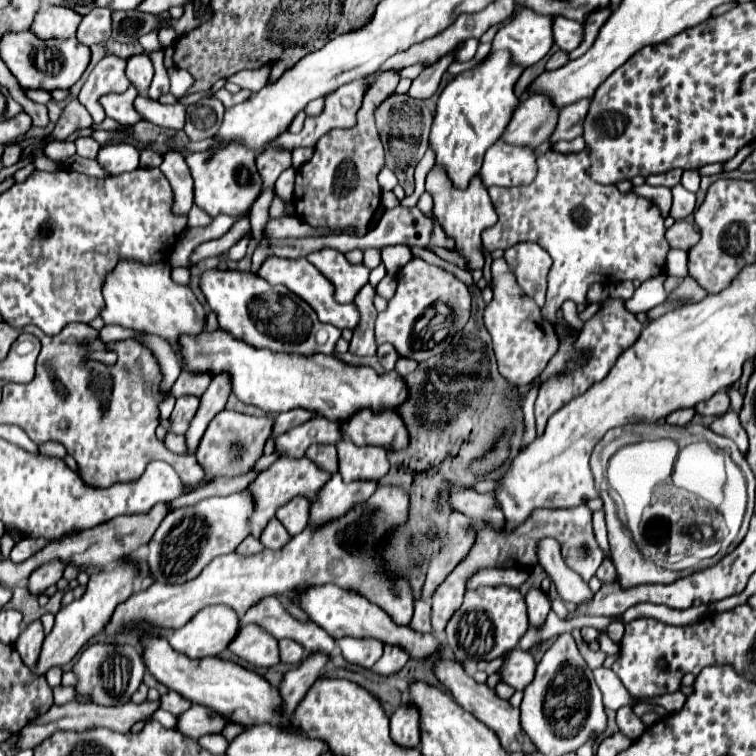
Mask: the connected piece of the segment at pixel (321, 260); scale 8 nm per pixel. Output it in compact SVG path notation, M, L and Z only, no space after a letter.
M320 249L310 253L306 259L334 285L334 299L338 303L352 303L358 289L368 283L370 269L348 263L336 249Z

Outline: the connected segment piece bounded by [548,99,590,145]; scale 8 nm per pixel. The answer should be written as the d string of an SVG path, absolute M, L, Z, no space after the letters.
M580 99L568 107L564 107L558 115L558 125L554 127L554 133L550 135L548 143L554 145L558 141L572 141L578 135L582 135L582 121L588 113L590 99Z

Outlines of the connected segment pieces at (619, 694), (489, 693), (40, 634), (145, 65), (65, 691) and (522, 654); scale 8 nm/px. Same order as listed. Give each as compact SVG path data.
M598 667L594 669L594 679L604 695L604 707L606 709L620 709L624 705L632 705L630 693L626 691L626 687L622 685L622 681L614 675L612 669L606 667Z
M438 661L436 667L434 667L434 673L436 673L438 681L452 693L452 697L456 699L456 703L460 707L464 707L466 711L470 711L478 721L482 721L486 727L490 727L498 735L502 747L508 753L514 753L514 751L524 751L524 753L538 751L538 749L534 749L534 743L530 741L530 737L526 737L526 733L522 733L520 709L512 707L508 701L498 699L496 693L494 693L494 689L488 689L486 685L478 685L470 675L466 675L466 671L464 671L464 667L460 663Z
M34 621L32 625L26 627L26 631L18 637L16 641L16 651L20 653L24 665L28 665L30 669L34 669L36 661L38 661L38 653L42 649L42 641L44 641L44 631L42 631L42 623Z
M138 53L138 55L128 57L126 77L130 79L132 85L138 87L140 93L148 91L150 81L152 81L152 77L154 77L154 67L152 67L152 61L150 61L148 53Z
M54 687L54 703L68 703L68 701L76 701L72 687Z
M516 647L504 657L504 665L496 673L500 677L500 683L508 683L514 689L526 689L534 679L534 669L536 663L532 655Z

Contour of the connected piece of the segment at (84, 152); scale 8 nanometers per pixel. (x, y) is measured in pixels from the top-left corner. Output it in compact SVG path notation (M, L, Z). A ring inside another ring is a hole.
M80 137L74 141L76 143L76 149L78 149L78 155L80 157L86 157L86 159L96 159L96 153L100 149L98 141L94 137Z

